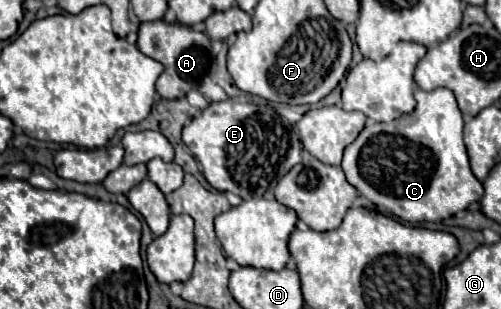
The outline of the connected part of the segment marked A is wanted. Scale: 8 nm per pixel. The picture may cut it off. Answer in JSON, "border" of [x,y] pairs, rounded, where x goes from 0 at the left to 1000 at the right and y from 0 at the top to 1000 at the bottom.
{"border":[[[327,65],[291,71],[275,97],[275,155],[295,188],[307,188],[323,201],[327,233],[311,259],[311,298],[323,317],[347,324],[371,311],[379,291],[387,291],[399,259],[415,239],[423,207],[423,168],[419,168],[419,123],[407,104],[391,104],[363,78],[335,78]]]}

